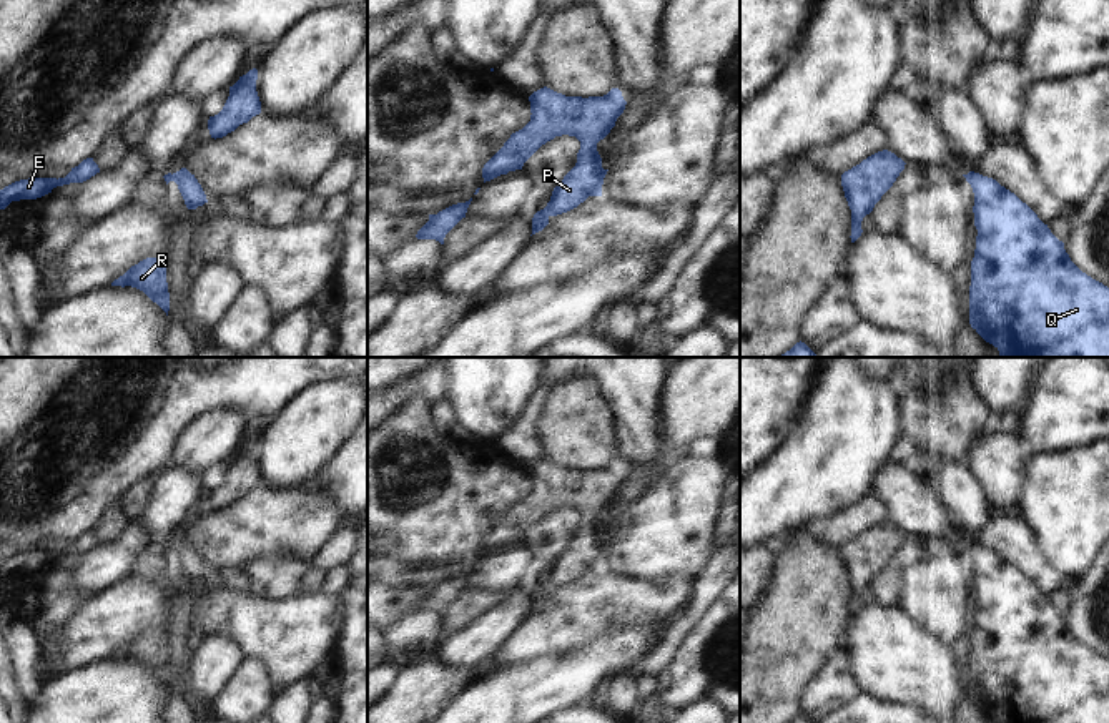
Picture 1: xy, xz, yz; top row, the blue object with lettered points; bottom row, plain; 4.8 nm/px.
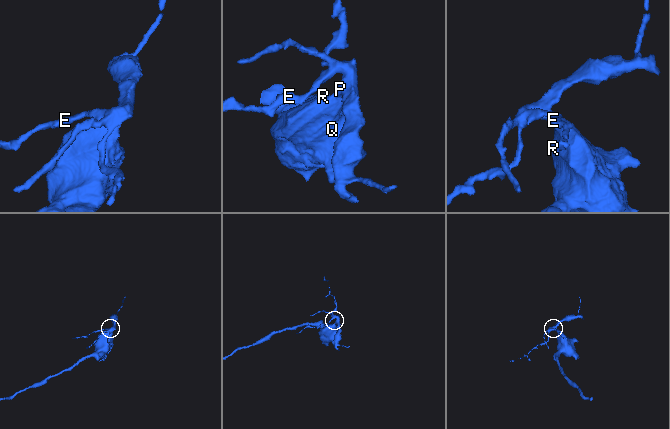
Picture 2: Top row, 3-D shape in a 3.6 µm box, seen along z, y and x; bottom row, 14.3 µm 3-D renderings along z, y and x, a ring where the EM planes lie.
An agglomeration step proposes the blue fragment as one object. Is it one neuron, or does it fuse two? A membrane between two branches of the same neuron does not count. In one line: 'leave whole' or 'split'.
split

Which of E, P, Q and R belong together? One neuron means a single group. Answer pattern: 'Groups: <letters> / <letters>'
Groups: E P / Q R

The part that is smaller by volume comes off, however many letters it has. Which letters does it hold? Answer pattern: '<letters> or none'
E, P

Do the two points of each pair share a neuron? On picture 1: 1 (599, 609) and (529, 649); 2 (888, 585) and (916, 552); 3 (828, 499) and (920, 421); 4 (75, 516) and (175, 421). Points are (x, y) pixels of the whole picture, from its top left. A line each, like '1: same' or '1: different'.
1: same
2: same
3: different
4: same

